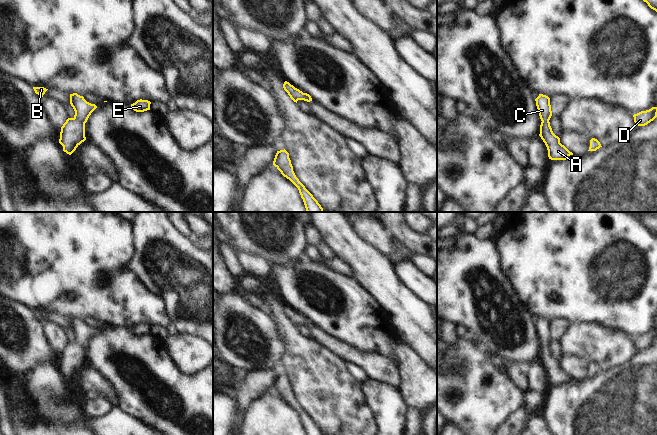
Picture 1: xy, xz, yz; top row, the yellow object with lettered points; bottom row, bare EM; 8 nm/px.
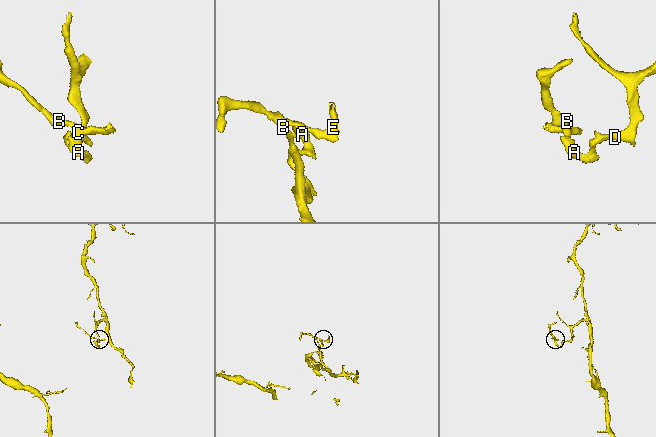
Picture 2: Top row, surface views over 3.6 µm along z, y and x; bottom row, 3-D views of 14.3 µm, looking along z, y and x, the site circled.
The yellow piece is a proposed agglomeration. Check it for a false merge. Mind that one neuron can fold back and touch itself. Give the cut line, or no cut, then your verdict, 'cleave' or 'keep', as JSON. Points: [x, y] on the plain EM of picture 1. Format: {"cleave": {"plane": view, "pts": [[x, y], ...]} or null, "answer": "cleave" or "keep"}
{"cleave": null, "answer": "keep"}

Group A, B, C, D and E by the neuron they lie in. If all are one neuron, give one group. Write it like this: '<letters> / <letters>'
A B C D E

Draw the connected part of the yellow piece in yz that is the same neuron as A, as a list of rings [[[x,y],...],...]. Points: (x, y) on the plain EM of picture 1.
[[[539,318],[535,323],[538,337],[541,343],[539,360],[545,367],[548,374],[548,381],[551,384],[566,384],[573,379],[564,369],[560,367],[560,362],[556,360],[550,350],[552,340],[550,322],[546,319]]]

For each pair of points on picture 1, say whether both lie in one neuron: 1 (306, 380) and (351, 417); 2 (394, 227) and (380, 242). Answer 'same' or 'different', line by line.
1: same
2: different

